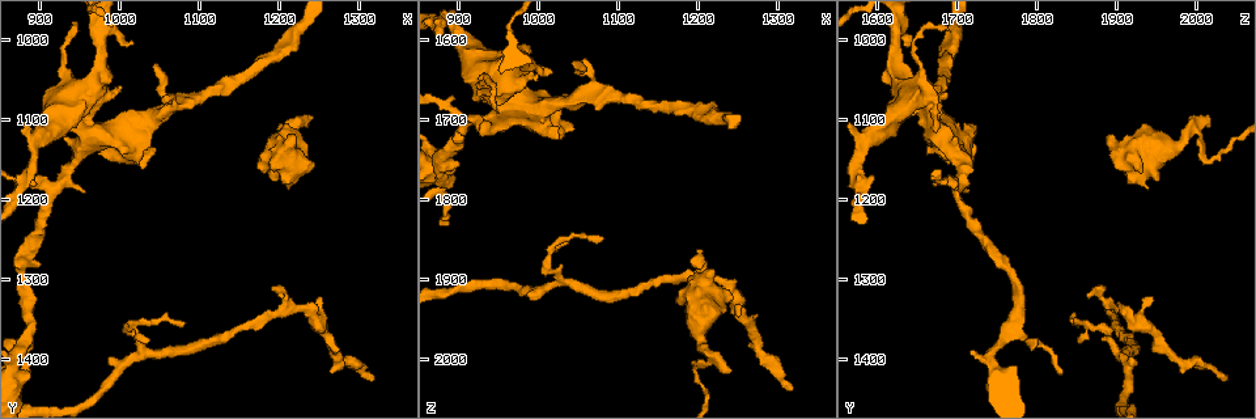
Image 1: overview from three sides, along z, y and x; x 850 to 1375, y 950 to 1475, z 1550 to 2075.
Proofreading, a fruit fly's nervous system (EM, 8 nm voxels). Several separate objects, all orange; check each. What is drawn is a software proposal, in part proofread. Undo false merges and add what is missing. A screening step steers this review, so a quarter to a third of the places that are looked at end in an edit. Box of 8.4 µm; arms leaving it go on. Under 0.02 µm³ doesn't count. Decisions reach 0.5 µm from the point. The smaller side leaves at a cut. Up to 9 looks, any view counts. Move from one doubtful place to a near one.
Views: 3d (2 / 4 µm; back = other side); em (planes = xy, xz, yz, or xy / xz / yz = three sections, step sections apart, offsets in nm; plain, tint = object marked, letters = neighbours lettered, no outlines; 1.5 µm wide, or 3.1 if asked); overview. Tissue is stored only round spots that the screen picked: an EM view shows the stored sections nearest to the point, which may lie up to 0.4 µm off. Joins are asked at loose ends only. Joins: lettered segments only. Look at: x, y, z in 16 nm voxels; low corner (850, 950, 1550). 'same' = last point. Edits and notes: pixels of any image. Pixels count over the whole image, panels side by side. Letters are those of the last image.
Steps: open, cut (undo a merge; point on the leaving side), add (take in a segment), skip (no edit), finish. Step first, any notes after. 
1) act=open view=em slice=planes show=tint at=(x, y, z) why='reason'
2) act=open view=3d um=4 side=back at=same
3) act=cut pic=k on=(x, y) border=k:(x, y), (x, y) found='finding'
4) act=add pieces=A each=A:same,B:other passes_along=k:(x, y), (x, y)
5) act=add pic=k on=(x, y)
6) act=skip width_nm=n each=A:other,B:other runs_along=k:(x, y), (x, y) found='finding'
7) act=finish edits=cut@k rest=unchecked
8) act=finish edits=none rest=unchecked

act=open view=em slice=planes show=letters at=(1250, 1320, 1945) why='branch stops here'

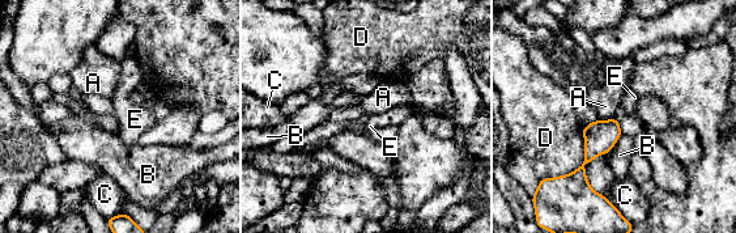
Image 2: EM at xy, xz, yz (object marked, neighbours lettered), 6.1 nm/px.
act=skip each=A:other,B:other,C:other,D:other,E:other border=2:(599, 118), (612, 119) found='none of them fits'

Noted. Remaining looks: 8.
act=open view=3d um=4 at=(1320, 1425, 2040) why='thin end'

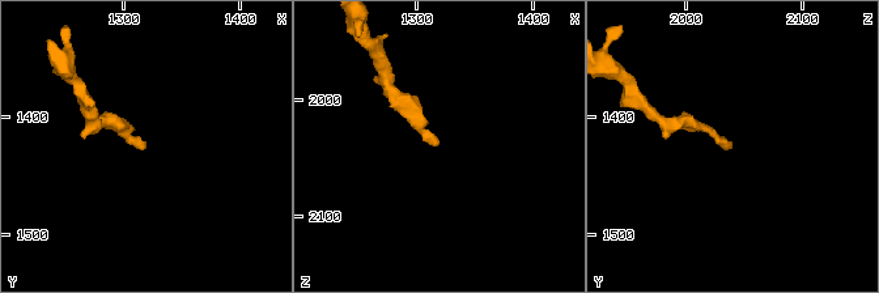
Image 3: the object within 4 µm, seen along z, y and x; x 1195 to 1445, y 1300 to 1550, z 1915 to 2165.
act=open view=em slice=xz step=8 show=tint at=(1316, 1424, 2042) why='need the tissue'

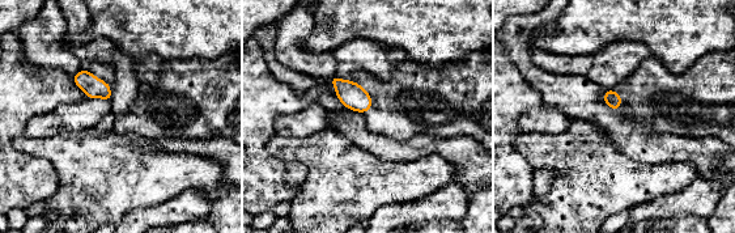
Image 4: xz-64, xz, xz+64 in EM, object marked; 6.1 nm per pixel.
act=open view=em slice=planes show=letters at=same

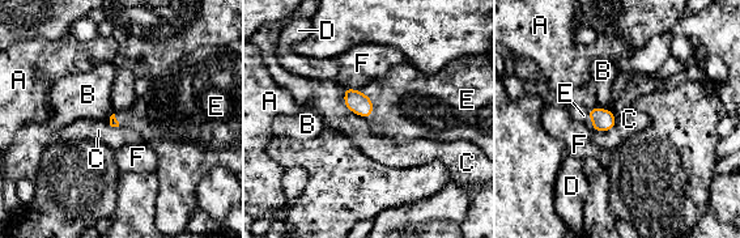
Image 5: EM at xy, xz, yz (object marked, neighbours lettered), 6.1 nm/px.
act=add pieces=E longest_contact=C:240nm each=A:other,B:other,C:other,D:other,E:same,F:other passes_along=5:(357, 102), (371, 106), (408, 103) found='it goes on there'

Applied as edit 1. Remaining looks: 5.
act=open view=overview why='redraw'

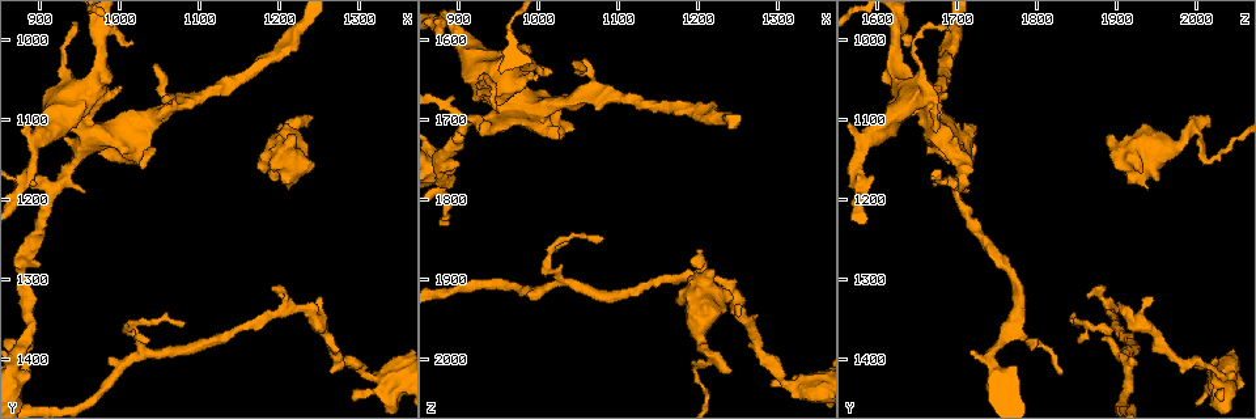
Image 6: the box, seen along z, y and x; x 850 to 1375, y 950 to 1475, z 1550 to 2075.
act=open view=em slice=planes show=letters at=(925, 1105, 1675) why='branch stops here'

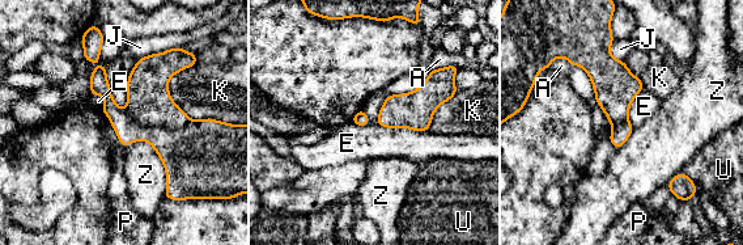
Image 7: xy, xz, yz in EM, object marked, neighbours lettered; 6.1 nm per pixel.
act=cut pic=7 on=(149, 104) each=A:other,E:other,J:other,K:other,P:other,U:other,Z:other border=7:(124, 112), (145, 126), (190, 119) found='a second cell is stuck on'

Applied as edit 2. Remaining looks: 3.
act=open view=overview why='redraw'

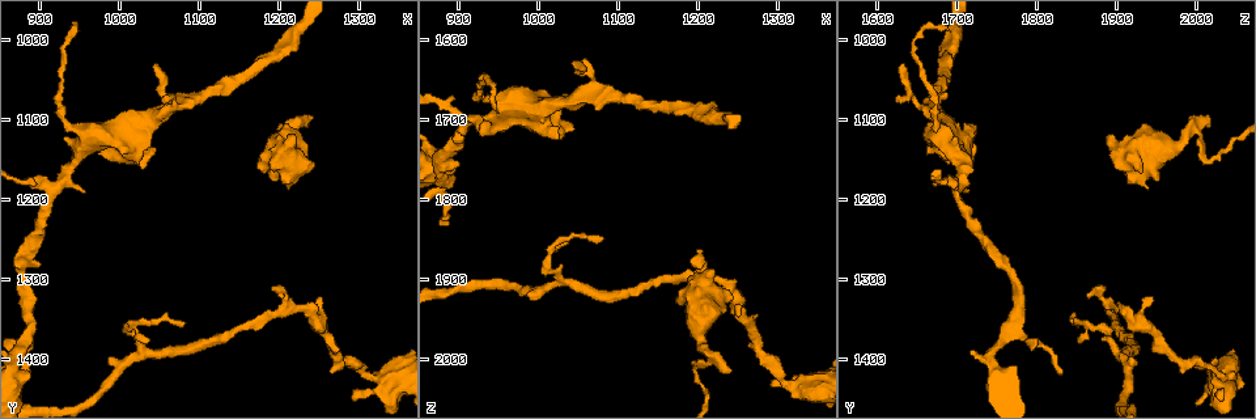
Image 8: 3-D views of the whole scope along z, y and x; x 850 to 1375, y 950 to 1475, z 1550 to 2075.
act=open view=em slice=planes show=letters at=(1235, 1110, 2020) why='free end'

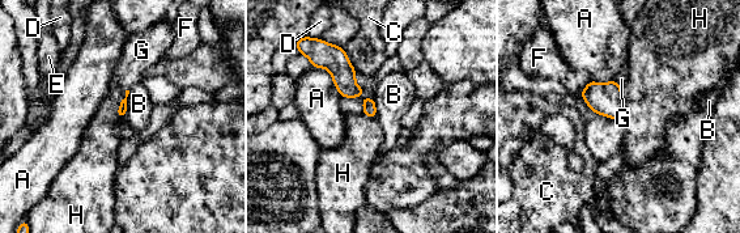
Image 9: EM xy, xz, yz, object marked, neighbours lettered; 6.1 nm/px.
act=add pieces=G each=A:other,B:other,C:other,D:other,E:other,F:other,G:same,H:other found='the cell continues'

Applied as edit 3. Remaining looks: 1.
act=finish edits=add@5,cut@7,add@9 rest=unchecked

